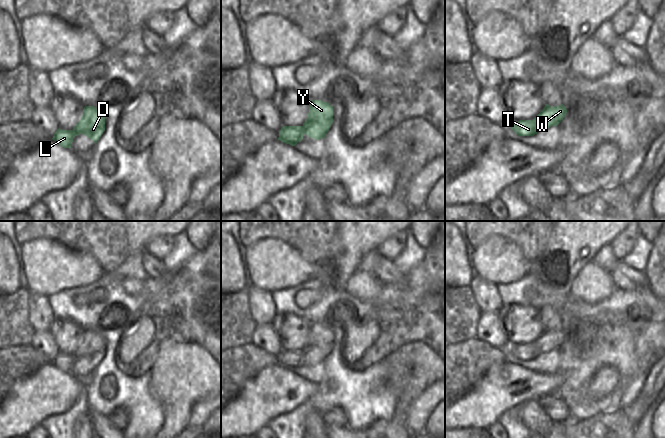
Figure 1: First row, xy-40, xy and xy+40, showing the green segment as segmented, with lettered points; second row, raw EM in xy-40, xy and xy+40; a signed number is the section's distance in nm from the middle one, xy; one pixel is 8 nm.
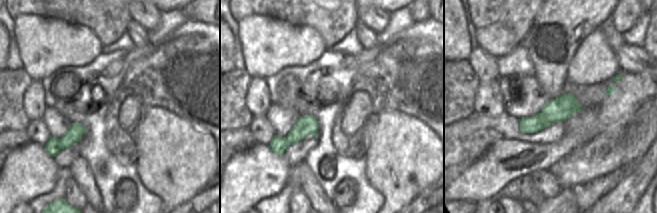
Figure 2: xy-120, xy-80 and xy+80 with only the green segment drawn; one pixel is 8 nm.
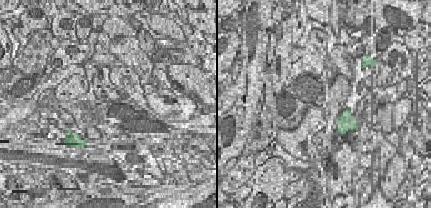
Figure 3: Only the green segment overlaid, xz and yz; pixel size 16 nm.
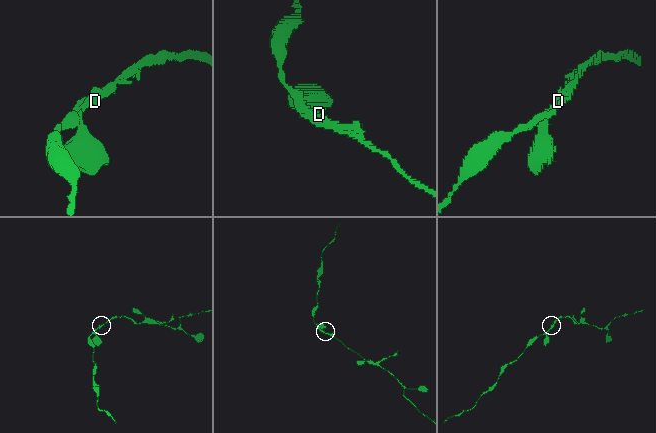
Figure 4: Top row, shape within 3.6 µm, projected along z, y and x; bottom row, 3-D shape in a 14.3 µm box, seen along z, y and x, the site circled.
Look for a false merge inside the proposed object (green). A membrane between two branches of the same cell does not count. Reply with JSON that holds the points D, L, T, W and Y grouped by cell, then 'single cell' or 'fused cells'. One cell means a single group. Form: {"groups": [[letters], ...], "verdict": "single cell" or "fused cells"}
{"groups": [["D", "Y"], ["L", "T", "W"]], "verdict": "fused cells"}

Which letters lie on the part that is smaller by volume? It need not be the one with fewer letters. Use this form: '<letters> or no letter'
D, Y

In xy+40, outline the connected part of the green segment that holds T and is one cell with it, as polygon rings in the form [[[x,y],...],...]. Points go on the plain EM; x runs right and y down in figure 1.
[[[533,343],[533,344],[520,344],[518,346],[513,346],[511,353],[518,360],[534,360],[542,352],[538,347],[538,345]]]

